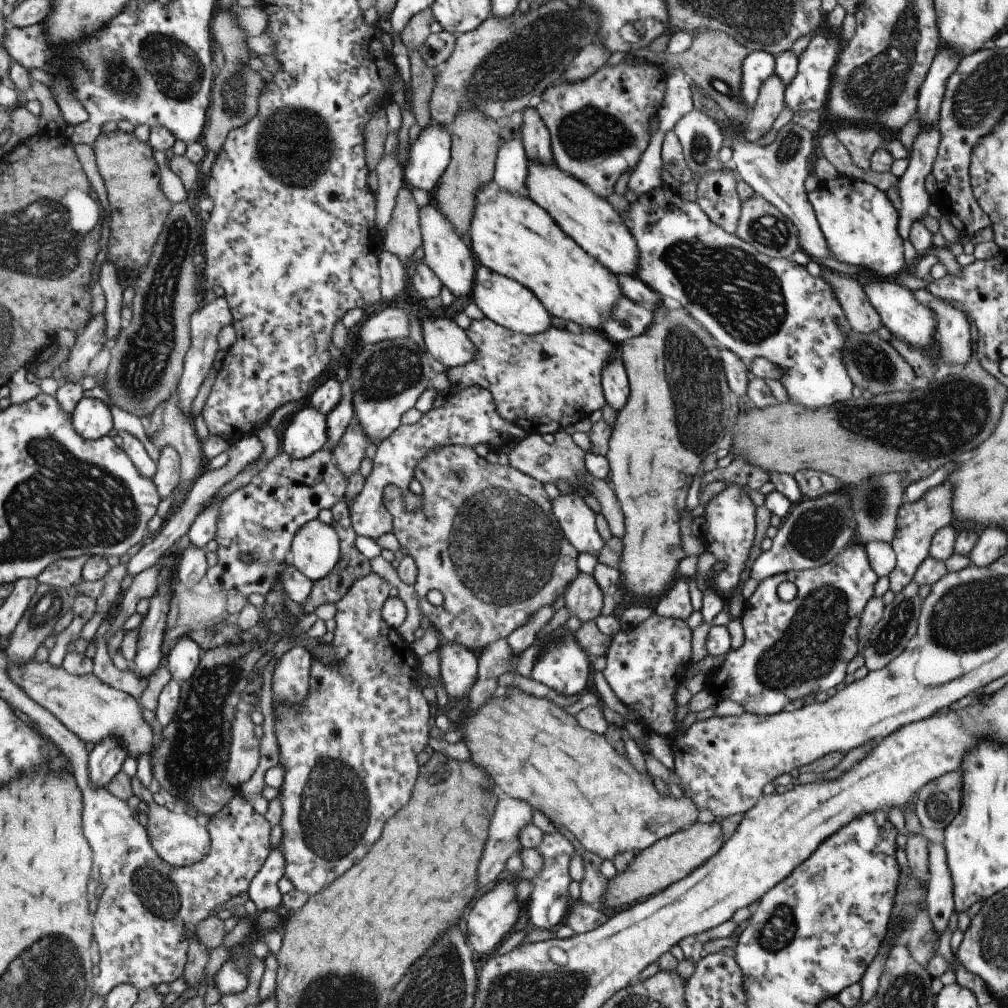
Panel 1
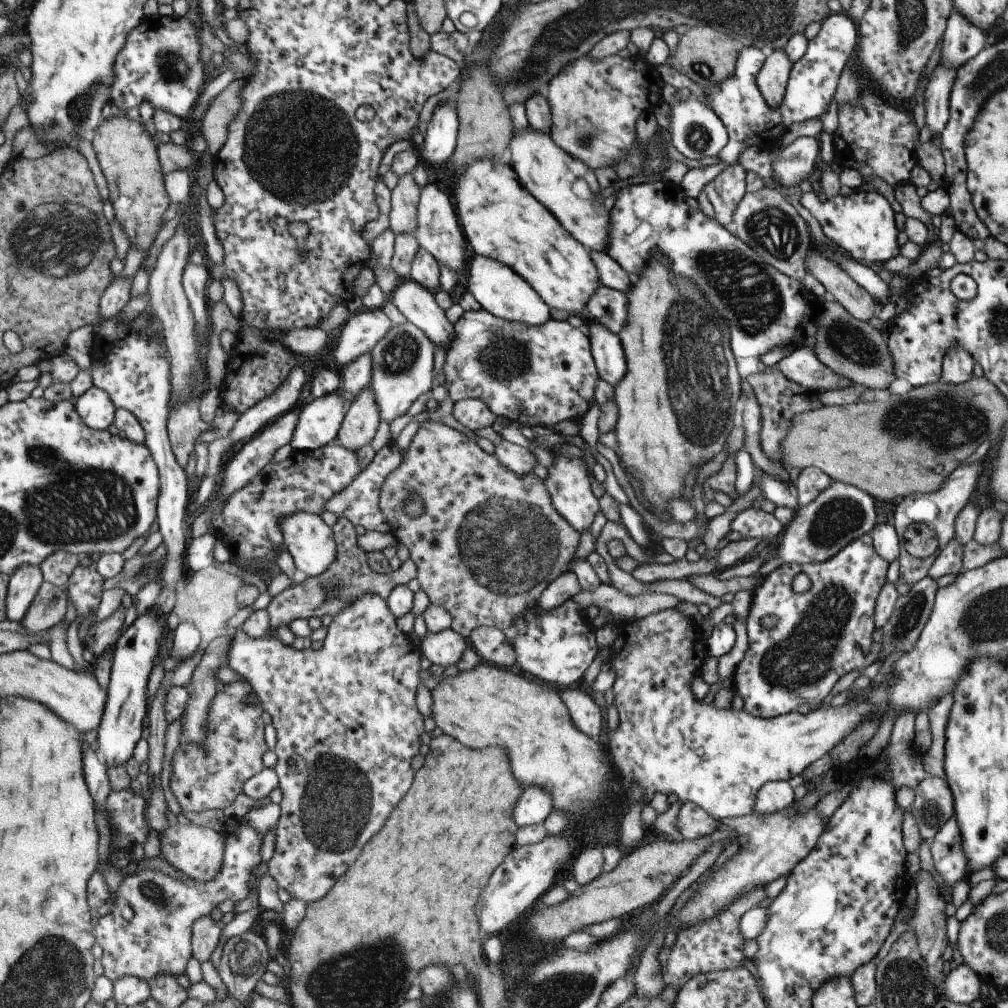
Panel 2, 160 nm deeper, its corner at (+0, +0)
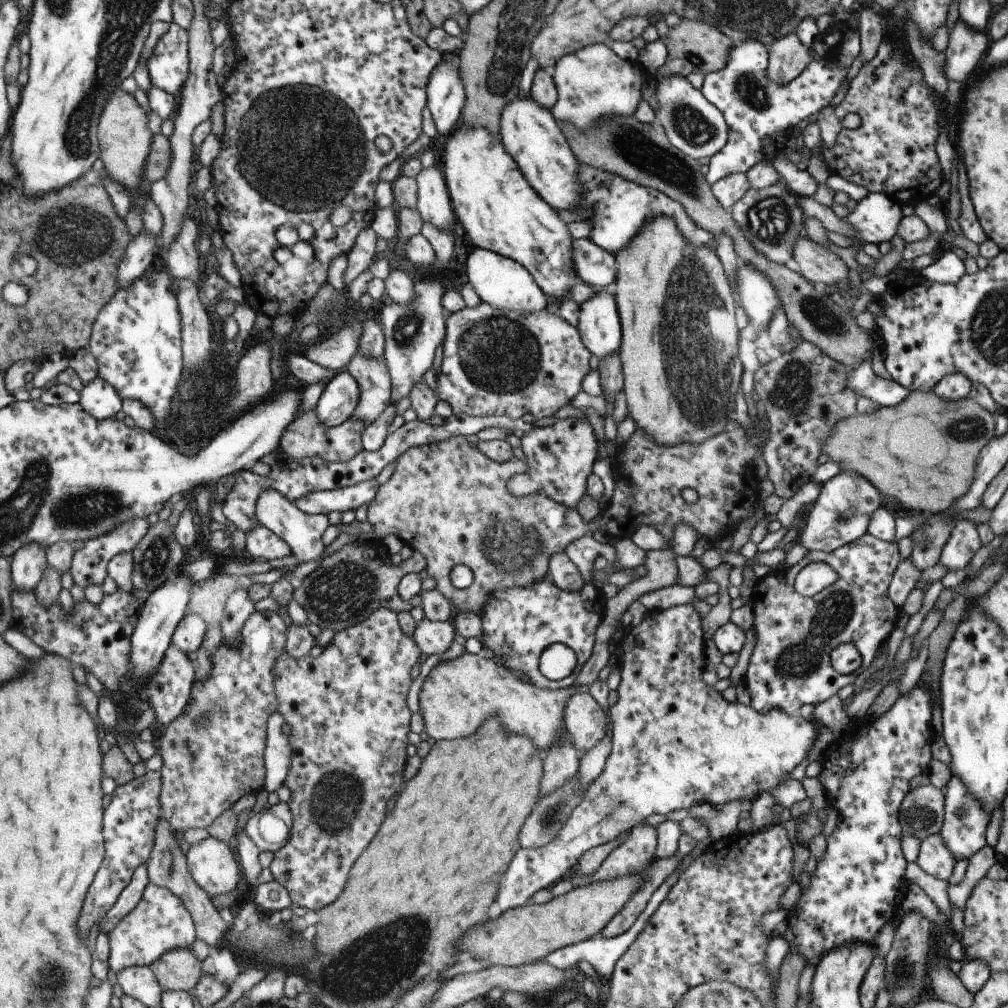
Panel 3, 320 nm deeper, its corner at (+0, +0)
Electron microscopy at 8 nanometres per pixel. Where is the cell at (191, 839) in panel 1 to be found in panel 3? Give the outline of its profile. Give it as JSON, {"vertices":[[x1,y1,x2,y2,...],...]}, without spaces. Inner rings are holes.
{"vertices":[[212,837,189,844,185,864,191,880,209,897,227,894,237,886,239,864,228,846]]}

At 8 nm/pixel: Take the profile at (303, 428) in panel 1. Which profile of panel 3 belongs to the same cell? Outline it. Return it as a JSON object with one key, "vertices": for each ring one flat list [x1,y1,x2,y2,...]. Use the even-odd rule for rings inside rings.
{"vertices":[[349,372,337,373,327,384,319,396,314,412,317,422,327,428,339,425,353,415,357,407,359,390,357,382,349,376]]}

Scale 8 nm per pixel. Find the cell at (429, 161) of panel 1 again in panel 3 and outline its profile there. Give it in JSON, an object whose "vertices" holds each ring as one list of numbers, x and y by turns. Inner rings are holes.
{"vertices":[[443,54,443,60,433,68,429,80,425,86,426,102,425,107,429,110,433,124,435,126,435,133,439,136,449,138,453,131,460,124,460,116,465,104,464,87,457,74,458,54]]}

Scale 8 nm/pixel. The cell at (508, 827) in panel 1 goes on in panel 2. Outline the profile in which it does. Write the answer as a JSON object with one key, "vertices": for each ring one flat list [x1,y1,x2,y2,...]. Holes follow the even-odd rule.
{"vertices":[[524,786,519,800,513,808,513,818,518,828,543,823,552,810,552,796,547,789,540,786]]}

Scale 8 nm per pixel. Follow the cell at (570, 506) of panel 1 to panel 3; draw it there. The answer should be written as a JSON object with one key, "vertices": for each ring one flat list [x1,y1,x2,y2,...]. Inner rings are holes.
{"vertices":[[584,418,556,420,551,426,534,427,525,432,519,442,520,450,525,456,527,472,512,477,507,482,509,494,525,496,543,492,555,503,575,509,579,500,587,494,586,478,592,473,592,466,598,456,597,440,588,421]]}

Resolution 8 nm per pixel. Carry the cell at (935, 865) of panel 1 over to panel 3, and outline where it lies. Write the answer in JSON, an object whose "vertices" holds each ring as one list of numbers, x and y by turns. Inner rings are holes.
{"vertices":[[952,774,951,778,947,780,945,790,943,790,943,798,945,798,943,802,944,820,939,830,939,836,945,844,945,848,955,858,955,862,963,858,968,860,986,844,985,829,989,822,987,812,979,806,977,798,967,792,963,782,955,774]]}

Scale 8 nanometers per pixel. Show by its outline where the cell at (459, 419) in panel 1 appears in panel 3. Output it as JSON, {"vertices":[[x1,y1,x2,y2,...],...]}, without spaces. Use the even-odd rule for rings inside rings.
{"vertices":[[371,478,371,480,365,480,346,488,307,494,297,498,292,504,304,514,326,515,334,511,342,514,348,510,356,510,359,506,368,506,378,488,379,485,375,478]]}

